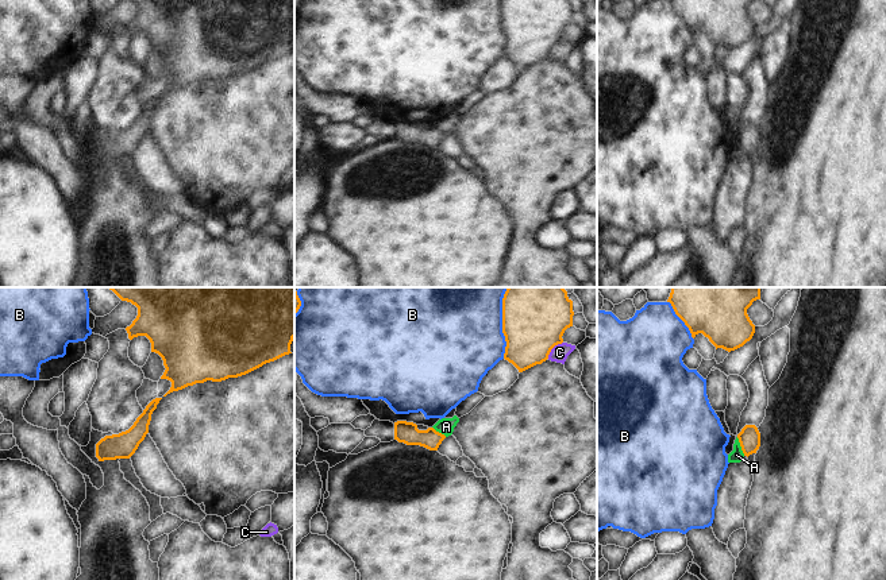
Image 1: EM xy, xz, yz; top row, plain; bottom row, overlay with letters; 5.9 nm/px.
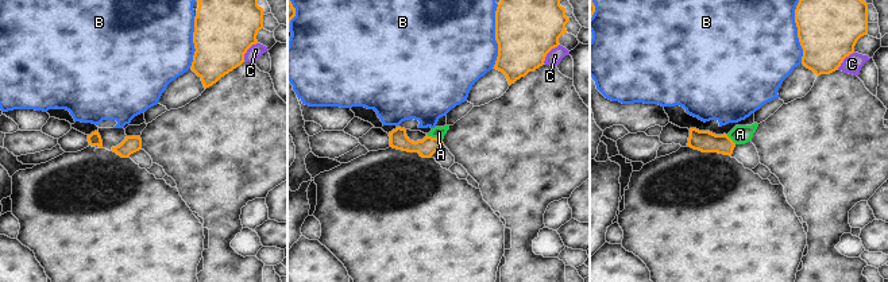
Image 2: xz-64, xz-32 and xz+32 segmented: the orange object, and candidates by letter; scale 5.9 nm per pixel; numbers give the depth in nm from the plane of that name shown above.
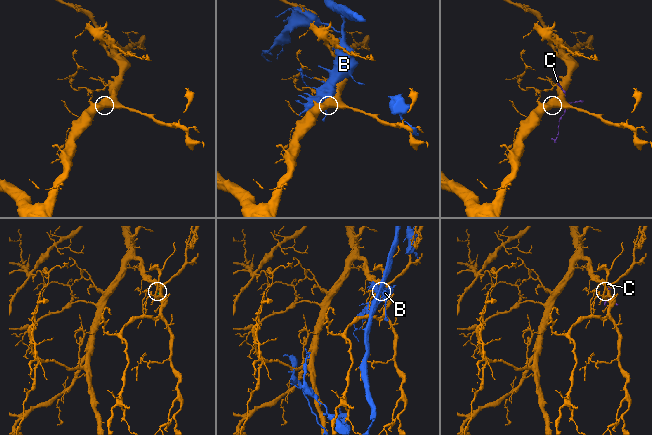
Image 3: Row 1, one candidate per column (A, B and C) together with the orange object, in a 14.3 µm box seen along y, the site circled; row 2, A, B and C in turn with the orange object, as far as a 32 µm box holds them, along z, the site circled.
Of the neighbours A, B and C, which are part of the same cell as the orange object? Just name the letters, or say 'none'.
none

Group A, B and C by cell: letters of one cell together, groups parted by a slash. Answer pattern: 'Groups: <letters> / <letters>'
Groups: A / B / C.

